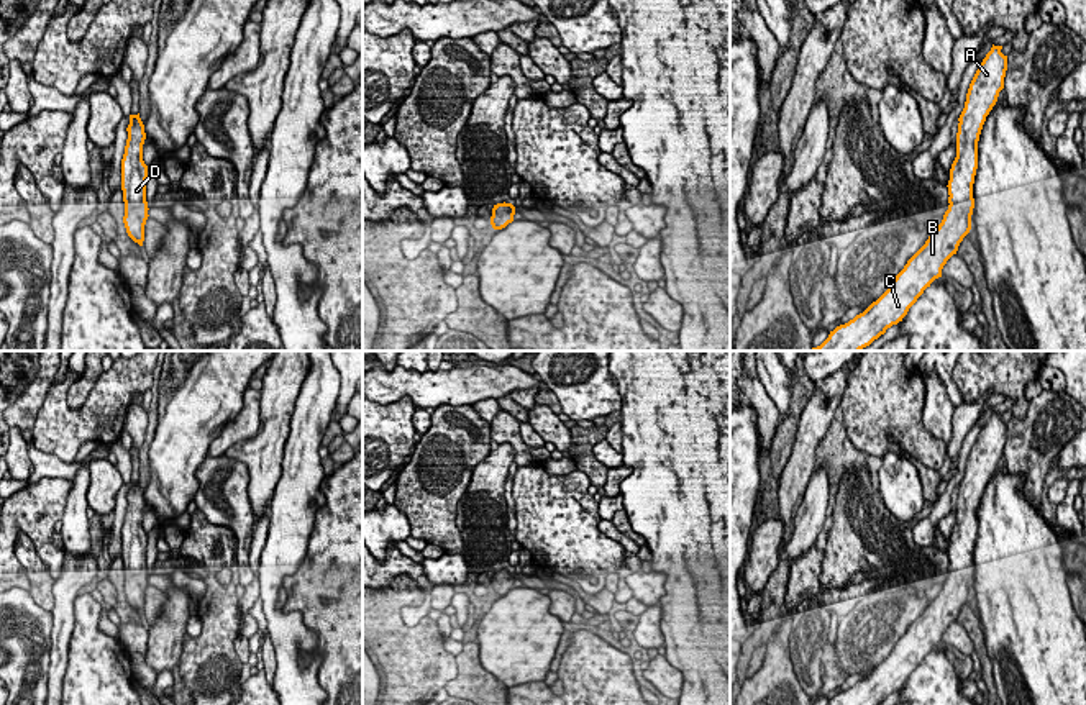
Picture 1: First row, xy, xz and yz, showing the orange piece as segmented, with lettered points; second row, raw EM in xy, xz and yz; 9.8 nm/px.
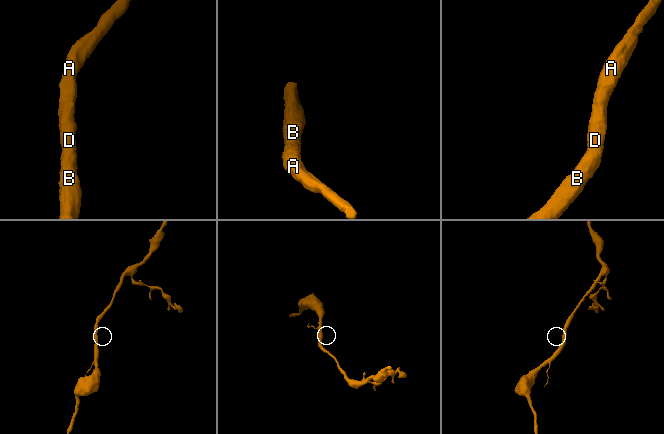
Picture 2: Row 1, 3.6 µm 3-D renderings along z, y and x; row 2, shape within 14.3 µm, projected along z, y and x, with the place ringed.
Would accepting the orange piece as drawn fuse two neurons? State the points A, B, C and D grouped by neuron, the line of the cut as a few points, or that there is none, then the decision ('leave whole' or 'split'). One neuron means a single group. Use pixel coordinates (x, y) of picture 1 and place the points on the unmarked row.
A B C D; no cut; leave whole

